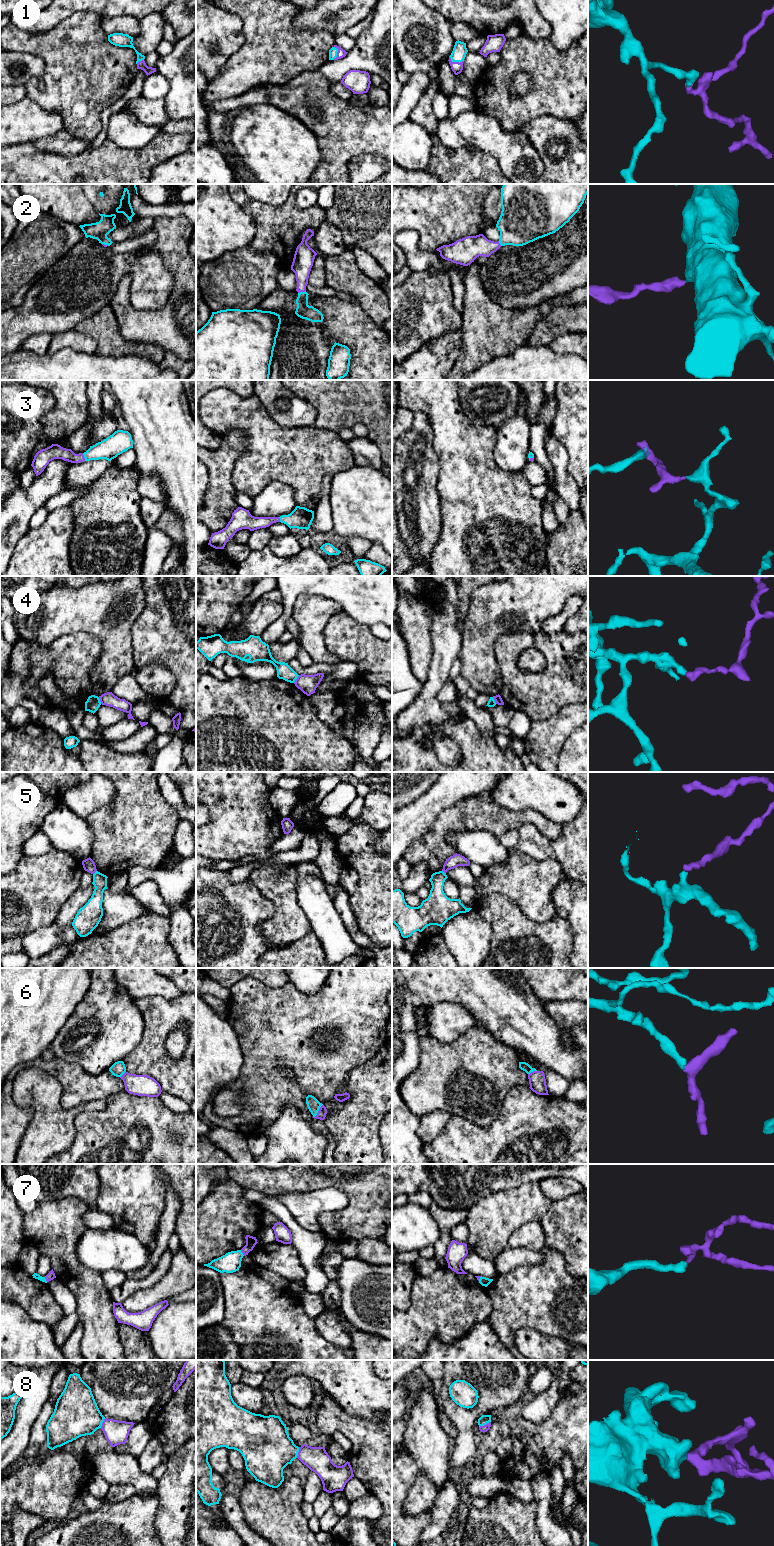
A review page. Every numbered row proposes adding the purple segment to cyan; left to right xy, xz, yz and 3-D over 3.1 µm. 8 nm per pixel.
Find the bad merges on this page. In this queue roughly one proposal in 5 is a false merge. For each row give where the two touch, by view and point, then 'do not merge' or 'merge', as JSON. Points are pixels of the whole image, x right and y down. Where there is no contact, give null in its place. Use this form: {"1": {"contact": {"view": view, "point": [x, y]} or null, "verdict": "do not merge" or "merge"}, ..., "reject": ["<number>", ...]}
{"1": {"contact": {"view": "yz", "point": [455, 61]}, "verdict": "merge"}, "2": {"contact": {"view": "xz", "point": [301, 292]}, "verdict": "merge"}, "3": {"contact": {"view": "xy", "point": [84, 457]}, "verdict": "merge"}, "4": {"contact": {"view": "xz", "point": [296, 678]}, "verdict": "do not merge"}, "5": {"contact": {"view": "xy", "point": [95, 872]}, "verdict": "do not merge"}, "6": {"contact": {"view": "xz", "point": [318, 1110]}, "verdict": "merge"}, "7": {"contact": {"view": "xz", "point": [242, 1253]}, "verdict": "merge"}, "8": {"contact": {"view": "yz", "point": [484, 1424]}, "verdict": "merge"}, "reject": ["4", "5"]}

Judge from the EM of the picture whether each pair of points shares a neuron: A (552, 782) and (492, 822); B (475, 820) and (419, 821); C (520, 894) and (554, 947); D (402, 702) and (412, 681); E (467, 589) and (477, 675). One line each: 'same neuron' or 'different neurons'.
A: different neurons
B: different neurons
C: different neurons
D: same neuron
E: different neurons

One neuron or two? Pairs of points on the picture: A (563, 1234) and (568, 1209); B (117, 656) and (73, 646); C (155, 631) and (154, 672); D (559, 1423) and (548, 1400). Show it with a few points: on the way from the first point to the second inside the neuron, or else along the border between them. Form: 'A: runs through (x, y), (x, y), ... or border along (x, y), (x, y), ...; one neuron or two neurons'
A: runs through (568, 1228), (568, 1215); one neuron
B: border along (87, 632), (101, 643), (100, 656), (89, 673); two neurons
C: border along (134, 671), (148, 664), (162, 663), (174, 676); two neurons
D: border along (561, 1394), (546, 1419), (540, 1422), (532, 1421); two neurons

